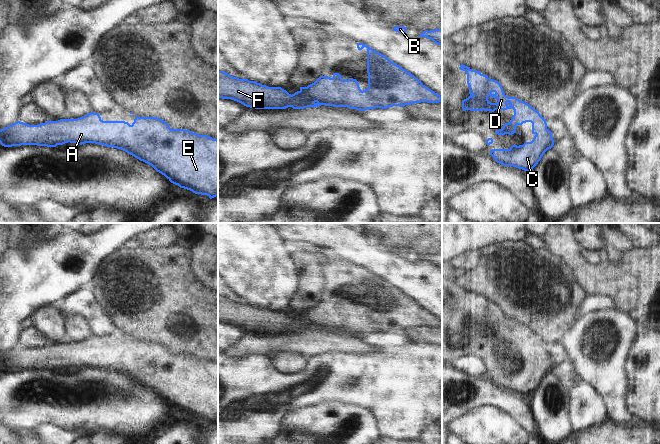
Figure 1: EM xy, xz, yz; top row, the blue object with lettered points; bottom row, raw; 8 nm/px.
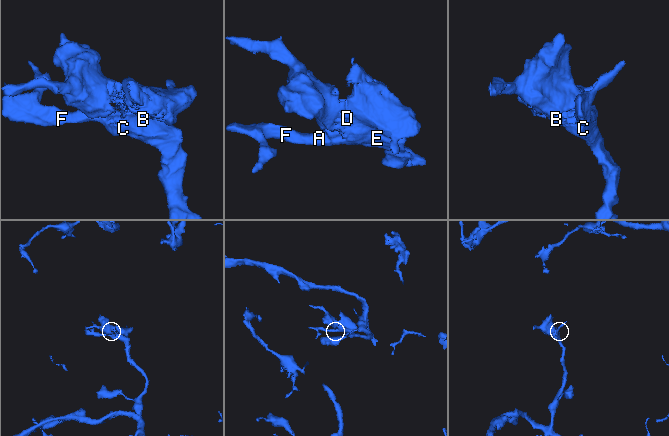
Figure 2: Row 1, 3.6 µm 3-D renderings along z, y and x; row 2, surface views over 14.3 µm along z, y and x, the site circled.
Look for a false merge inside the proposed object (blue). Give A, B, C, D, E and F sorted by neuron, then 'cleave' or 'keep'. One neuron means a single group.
groups A B C D E F; keep

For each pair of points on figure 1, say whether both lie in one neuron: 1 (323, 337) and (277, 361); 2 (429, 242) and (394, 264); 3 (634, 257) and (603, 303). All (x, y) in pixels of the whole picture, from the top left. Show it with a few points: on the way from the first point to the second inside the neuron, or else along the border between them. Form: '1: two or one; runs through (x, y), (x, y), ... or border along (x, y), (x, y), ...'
1: two; border along (270, 358), (283, 352), (296, 352), (306, 359)
2: two; border along (405, 259), (414, 261)
3: two; border along (587, 295), (608, 295), (613, 300), (616, 308)

